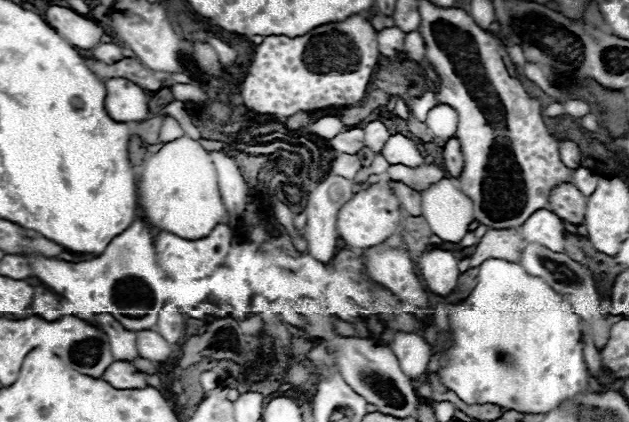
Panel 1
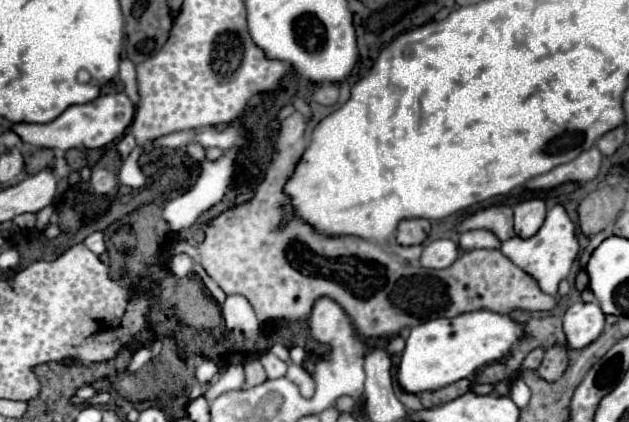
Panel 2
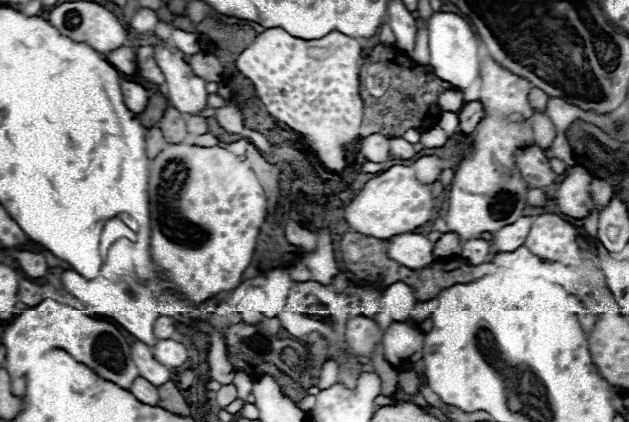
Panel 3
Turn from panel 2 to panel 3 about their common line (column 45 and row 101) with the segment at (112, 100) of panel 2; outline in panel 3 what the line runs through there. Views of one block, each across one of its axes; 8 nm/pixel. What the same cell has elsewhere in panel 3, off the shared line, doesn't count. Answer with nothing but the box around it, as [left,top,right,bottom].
[122,80,148,114]

